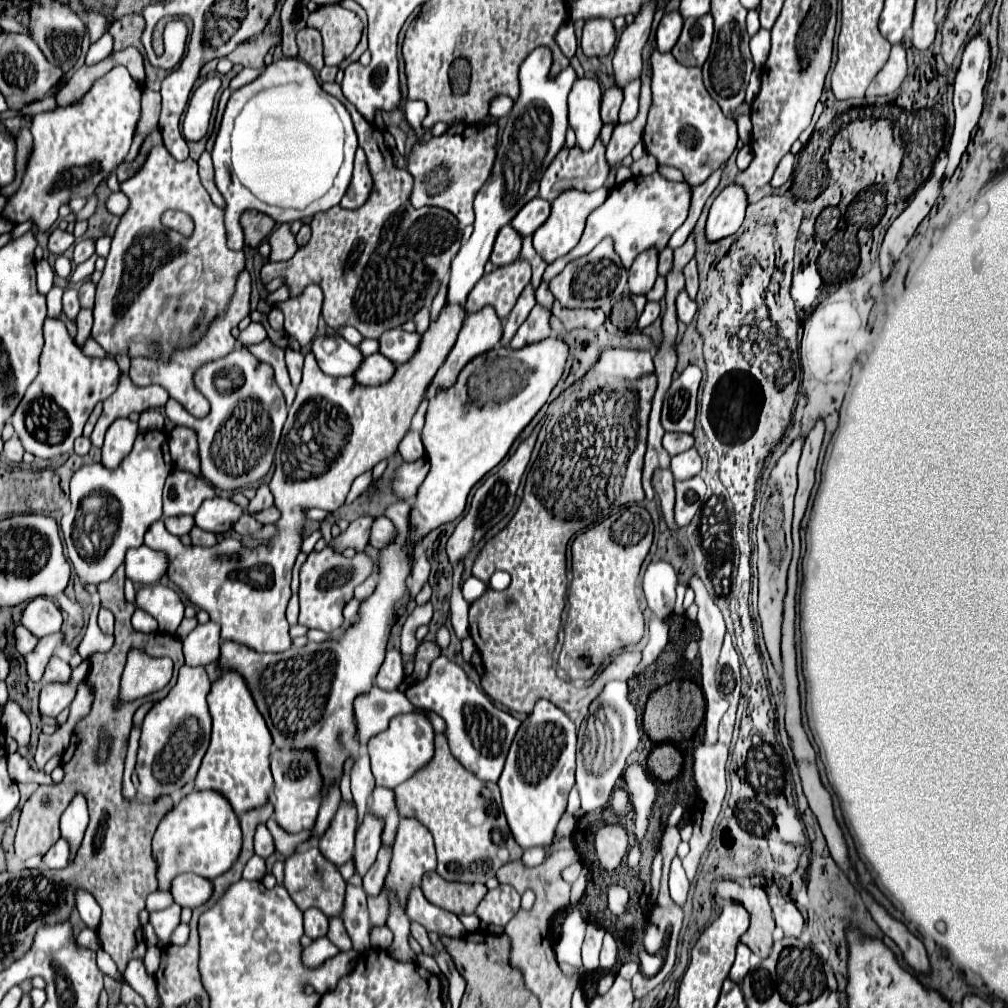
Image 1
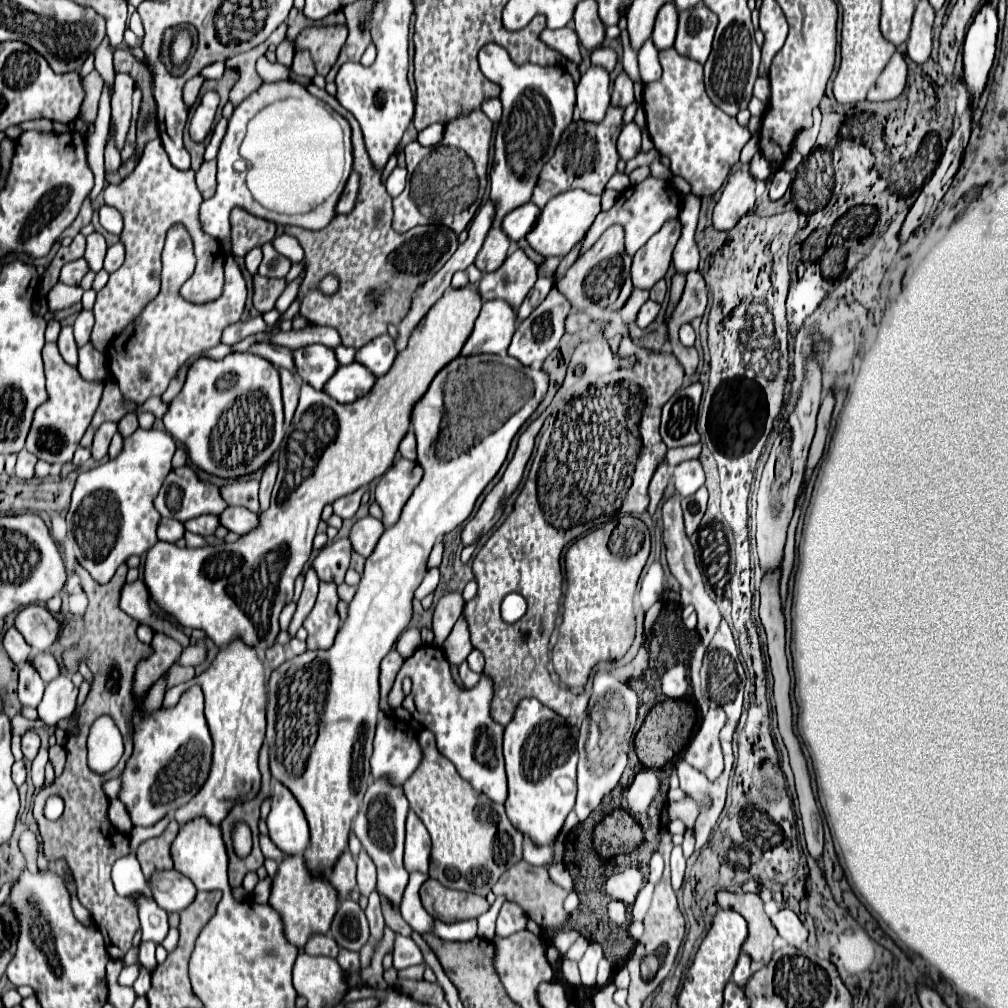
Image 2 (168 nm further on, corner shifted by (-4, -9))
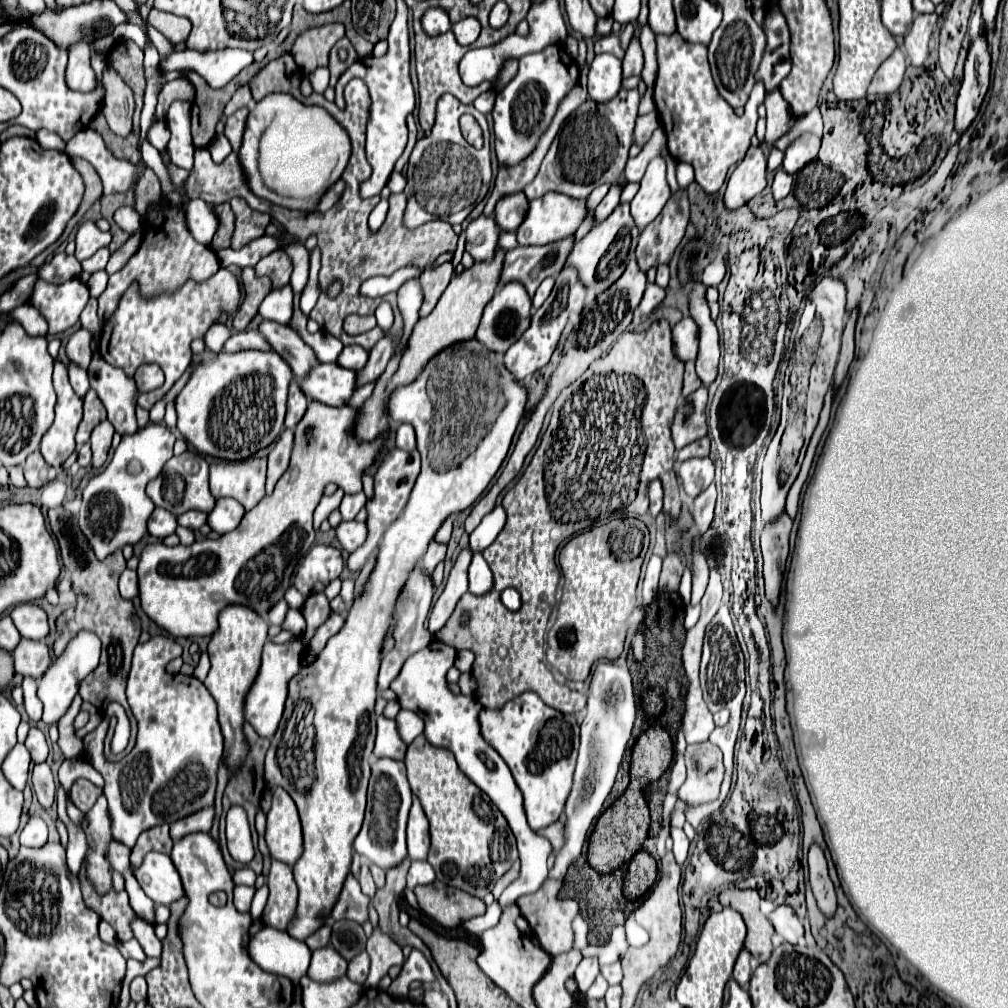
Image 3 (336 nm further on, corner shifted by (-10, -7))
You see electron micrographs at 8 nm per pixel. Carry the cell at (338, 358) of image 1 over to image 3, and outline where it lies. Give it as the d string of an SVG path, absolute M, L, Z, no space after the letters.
M264 320L260 322L258 330L266 338L266 342L272 346L272 350L276 350L290 364L298 380L302 380L316 364L316 356L312 348L290 326Z

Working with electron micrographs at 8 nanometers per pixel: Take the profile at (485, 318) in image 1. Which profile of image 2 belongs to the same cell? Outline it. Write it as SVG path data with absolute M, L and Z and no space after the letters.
M504 300L484 302L482 312L474 324L474 330L460 354L504 354L508 350L514 330L516 312Z

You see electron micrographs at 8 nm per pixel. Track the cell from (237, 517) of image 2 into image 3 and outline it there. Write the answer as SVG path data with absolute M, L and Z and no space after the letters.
M218 498L214 510L208 512L206 524L218 534L226 534L238 526L242 516L244 516L244 508L238 502L234 502L234 498Z

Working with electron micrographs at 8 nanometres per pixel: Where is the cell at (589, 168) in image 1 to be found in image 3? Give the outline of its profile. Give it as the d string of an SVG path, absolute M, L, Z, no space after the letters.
M620 90L610 102L598 104L594 100L586 100L578 110L562 124L556 134L548 154L544 156L536 178L524 186L524 194L528 200L542 196L544 192L560 192L576 200L584 200L596 186L616 182L626 166L628 148L632 146L634 122L638 116L638 90Z

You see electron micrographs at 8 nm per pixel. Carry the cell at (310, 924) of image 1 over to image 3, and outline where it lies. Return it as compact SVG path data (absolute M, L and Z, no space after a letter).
M320 948L312 952L312 962L308 968L308 978L314 982L334 982L346 976L348 962L332 948Z

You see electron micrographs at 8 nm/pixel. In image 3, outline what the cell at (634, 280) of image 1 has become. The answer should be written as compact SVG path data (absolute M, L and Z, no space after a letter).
M684 188L670 196L670 202L662 208L662 214L640 232L636 246L638 266L646 272L650 266L670 262L676 246L680 244L690 218L688 194Z

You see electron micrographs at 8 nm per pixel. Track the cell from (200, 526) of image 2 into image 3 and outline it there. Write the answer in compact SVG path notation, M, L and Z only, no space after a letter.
M188 510L184 514L180 514L176 518L178 526L184 526L184 528L190 528L190 530L198 530L200 526L206 524L206 512L200 512L200 510Z

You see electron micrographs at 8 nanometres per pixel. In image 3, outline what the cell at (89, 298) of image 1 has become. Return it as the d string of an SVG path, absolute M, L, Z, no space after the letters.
M80 328L80 330L76 330L70 336L70 340L66 344L66 356L68 356L68 360L74 362L74 364L78 364L78 366L84 366L84 370L88 370L90 360L92 360L90 340L92 340L90 332L86 332L86 330Z

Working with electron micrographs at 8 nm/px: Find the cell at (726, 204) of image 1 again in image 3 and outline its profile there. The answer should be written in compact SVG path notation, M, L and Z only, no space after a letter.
M750 146L746 158L736 166L728 180L724 204L730 210L736 210L764 188L766 188L766 154L762 146L756 148Z

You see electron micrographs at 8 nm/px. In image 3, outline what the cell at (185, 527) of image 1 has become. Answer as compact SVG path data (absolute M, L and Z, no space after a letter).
M156 508L148 520L148 534L156 538L166 538L168 534L174 534L176 530L176 516L170 514L168 510Z

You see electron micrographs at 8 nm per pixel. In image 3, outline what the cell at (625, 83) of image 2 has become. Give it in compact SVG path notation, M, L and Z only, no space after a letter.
M632 36L632 40L630 40L630 46L624 54L622 64L624 64L624 78L628 78L632 74L640 76L642 66L644 66L644 56L642 56L642 48L640 48L640 40L636 36Z

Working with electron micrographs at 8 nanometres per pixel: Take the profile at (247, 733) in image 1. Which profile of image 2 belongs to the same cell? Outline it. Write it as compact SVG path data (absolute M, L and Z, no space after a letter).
M236 640L218 652L214 664L204 674L196 676L192 682L168 689L162 707L175 706L190 684L200 684L204 690L206 720L214 740L214 758L208 780L186 806L176 810L176 820L184 824L192 818L206 816L212 824L220 824L238 800L252 800L260 792L258 754L266 732L266 670L256 656L256 650Z

